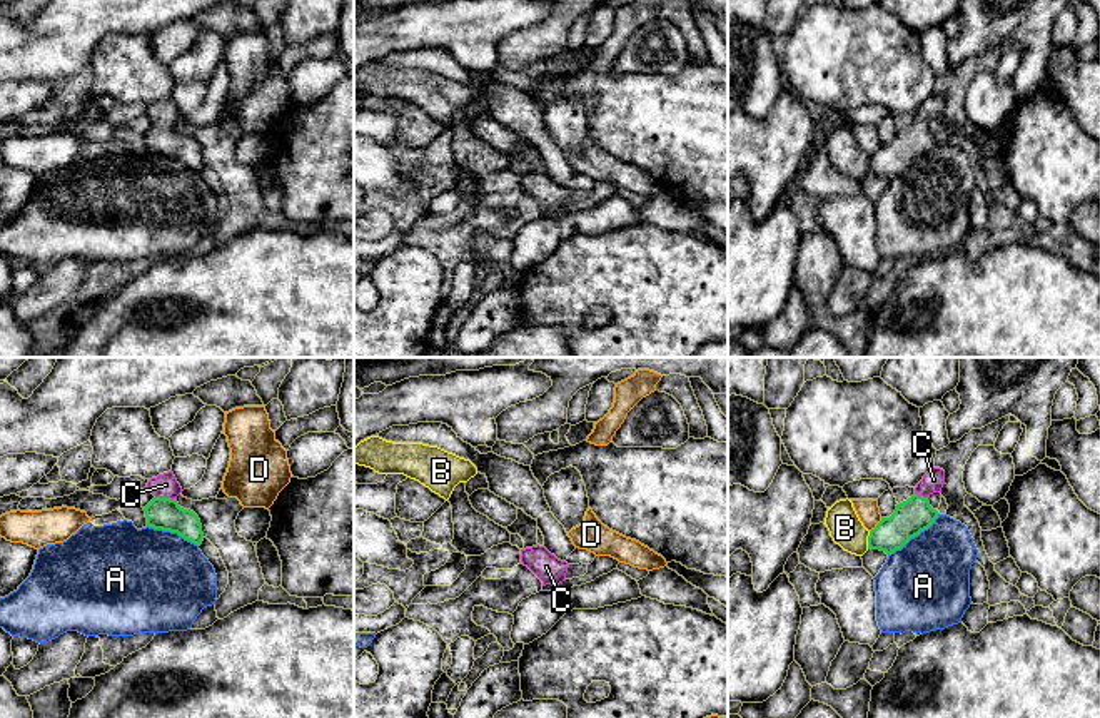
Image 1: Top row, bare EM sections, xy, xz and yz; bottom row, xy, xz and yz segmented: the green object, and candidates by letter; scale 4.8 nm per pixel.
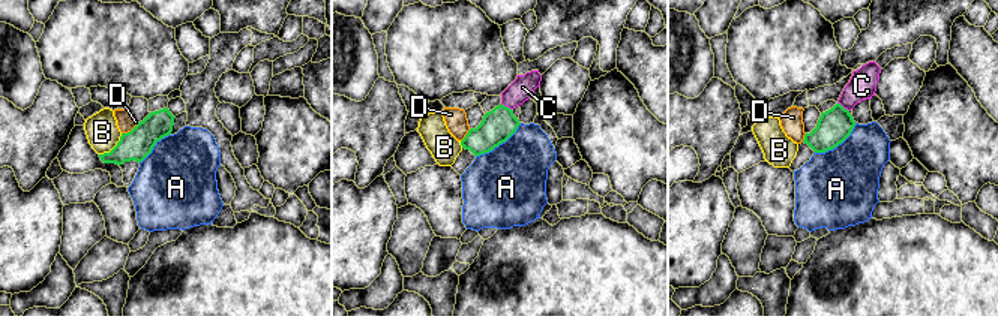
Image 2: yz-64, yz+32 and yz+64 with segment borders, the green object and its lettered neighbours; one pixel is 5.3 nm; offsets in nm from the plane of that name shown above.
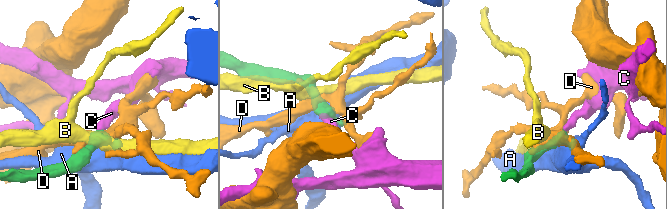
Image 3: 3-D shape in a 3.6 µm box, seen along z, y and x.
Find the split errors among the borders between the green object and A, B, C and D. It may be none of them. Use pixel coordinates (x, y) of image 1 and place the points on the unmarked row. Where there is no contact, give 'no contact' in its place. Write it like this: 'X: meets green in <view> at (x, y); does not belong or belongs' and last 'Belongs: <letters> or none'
A: meets green in yz at (915, 161); does not belong
B: meets green in yz at (868, 166); does not belong
C: meets green in xy at (166, 124); belongs
D: meets green in yz at (877, 151); does not belong
Belongs: C

